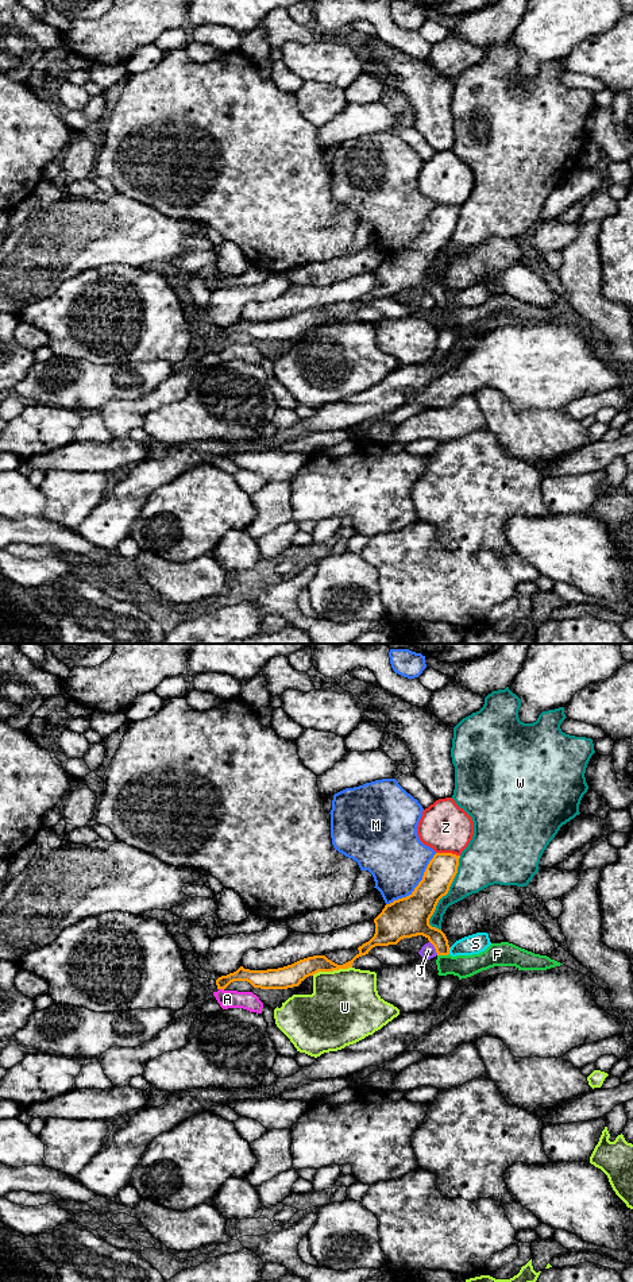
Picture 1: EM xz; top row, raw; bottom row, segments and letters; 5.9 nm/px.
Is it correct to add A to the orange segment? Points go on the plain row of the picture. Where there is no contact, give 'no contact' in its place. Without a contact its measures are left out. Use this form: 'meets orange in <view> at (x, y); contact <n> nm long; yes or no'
meets orange in xz at (222, 340); contact 40 nm long; no

